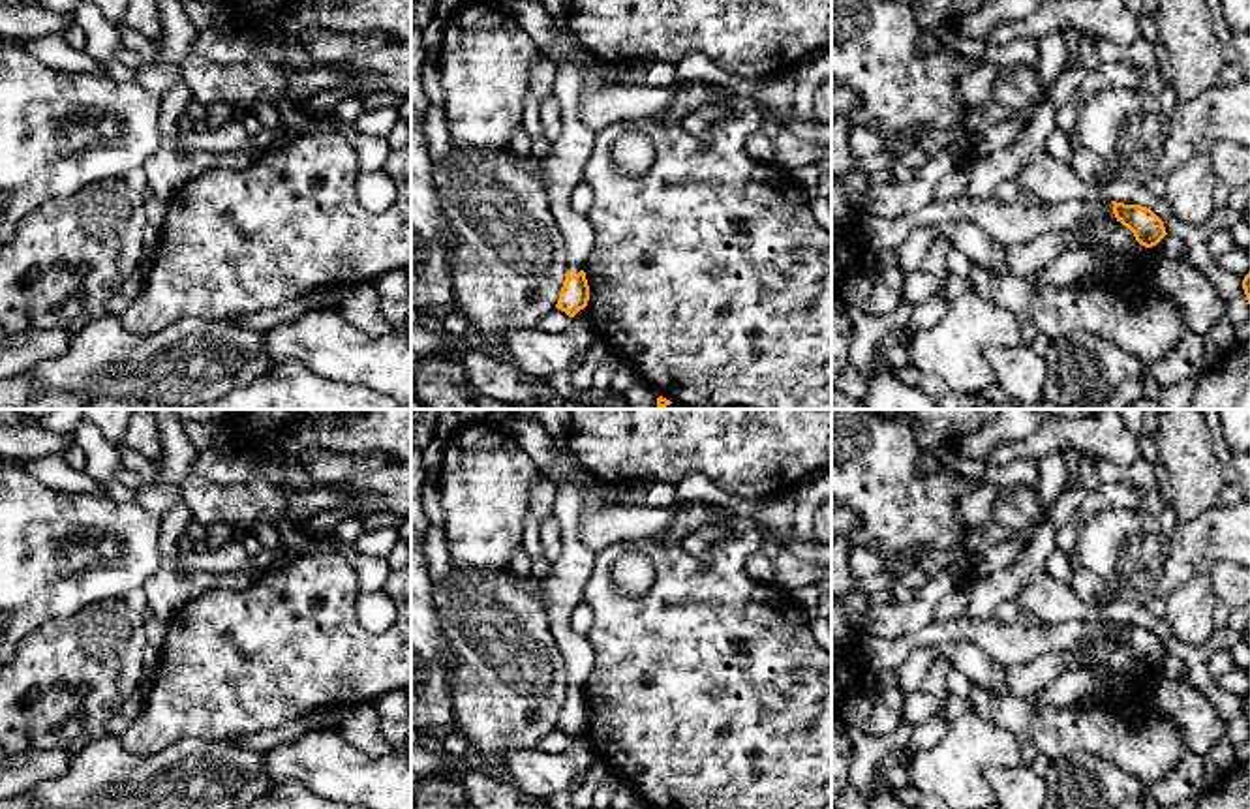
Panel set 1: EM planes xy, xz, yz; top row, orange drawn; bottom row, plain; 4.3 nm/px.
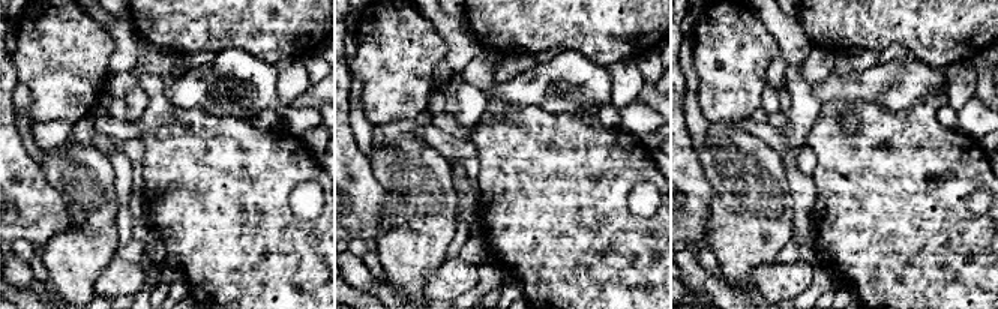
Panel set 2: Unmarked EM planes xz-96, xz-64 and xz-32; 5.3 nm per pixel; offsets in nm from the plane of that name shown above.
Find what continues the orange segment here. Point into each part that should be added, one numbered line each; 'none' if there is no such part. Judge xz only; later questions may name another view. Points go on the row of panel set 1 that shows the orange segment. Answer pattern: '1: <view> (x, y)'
1: xz (564, 167)

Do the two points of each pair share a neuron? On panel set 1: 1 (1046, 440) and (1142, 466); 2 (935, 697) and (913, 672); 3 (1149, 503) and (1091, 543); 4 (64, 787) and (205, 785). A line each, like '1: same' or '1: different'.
1: different
2: different
3: different
4: same

